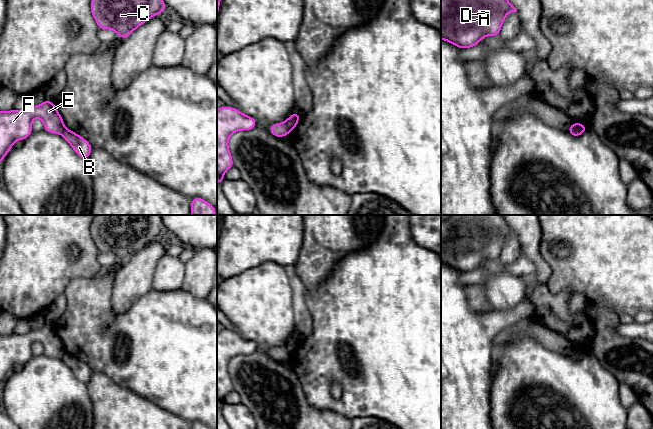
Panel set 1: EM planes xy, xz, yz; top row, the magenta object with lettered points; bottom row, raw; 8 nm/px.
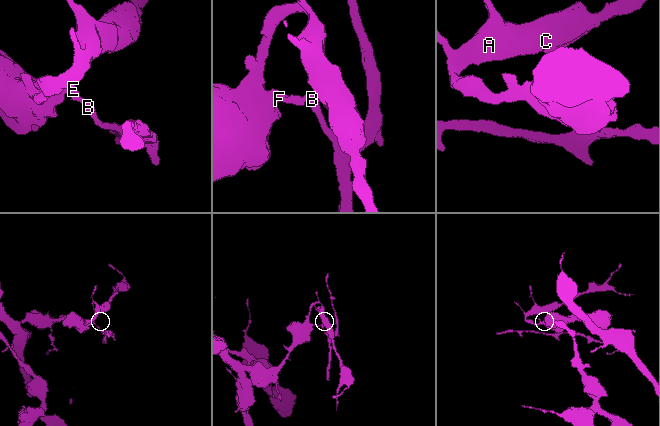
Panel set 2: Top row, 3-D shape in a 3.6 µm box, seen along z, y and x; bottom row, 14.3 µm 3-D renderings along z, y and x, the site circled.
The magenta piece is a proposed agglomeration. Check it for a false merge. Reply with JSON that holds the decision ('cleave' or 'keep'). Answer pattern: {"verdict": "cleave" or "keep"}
{"verdict": "cleave"}

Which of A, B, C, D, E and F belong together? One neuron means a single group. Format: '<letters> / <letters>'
A C D E F / B

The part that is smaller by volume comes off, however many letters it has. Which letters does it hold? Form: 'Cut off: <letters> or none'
Cut off: B

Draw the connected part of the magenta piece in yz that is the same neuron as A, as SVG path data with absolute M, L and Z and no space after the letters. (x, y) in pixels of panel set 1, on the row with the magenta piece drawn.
M441 0L441 39L459 49L477 46L485 36L499 37L505 17L510 12L517 10L508 0Z

